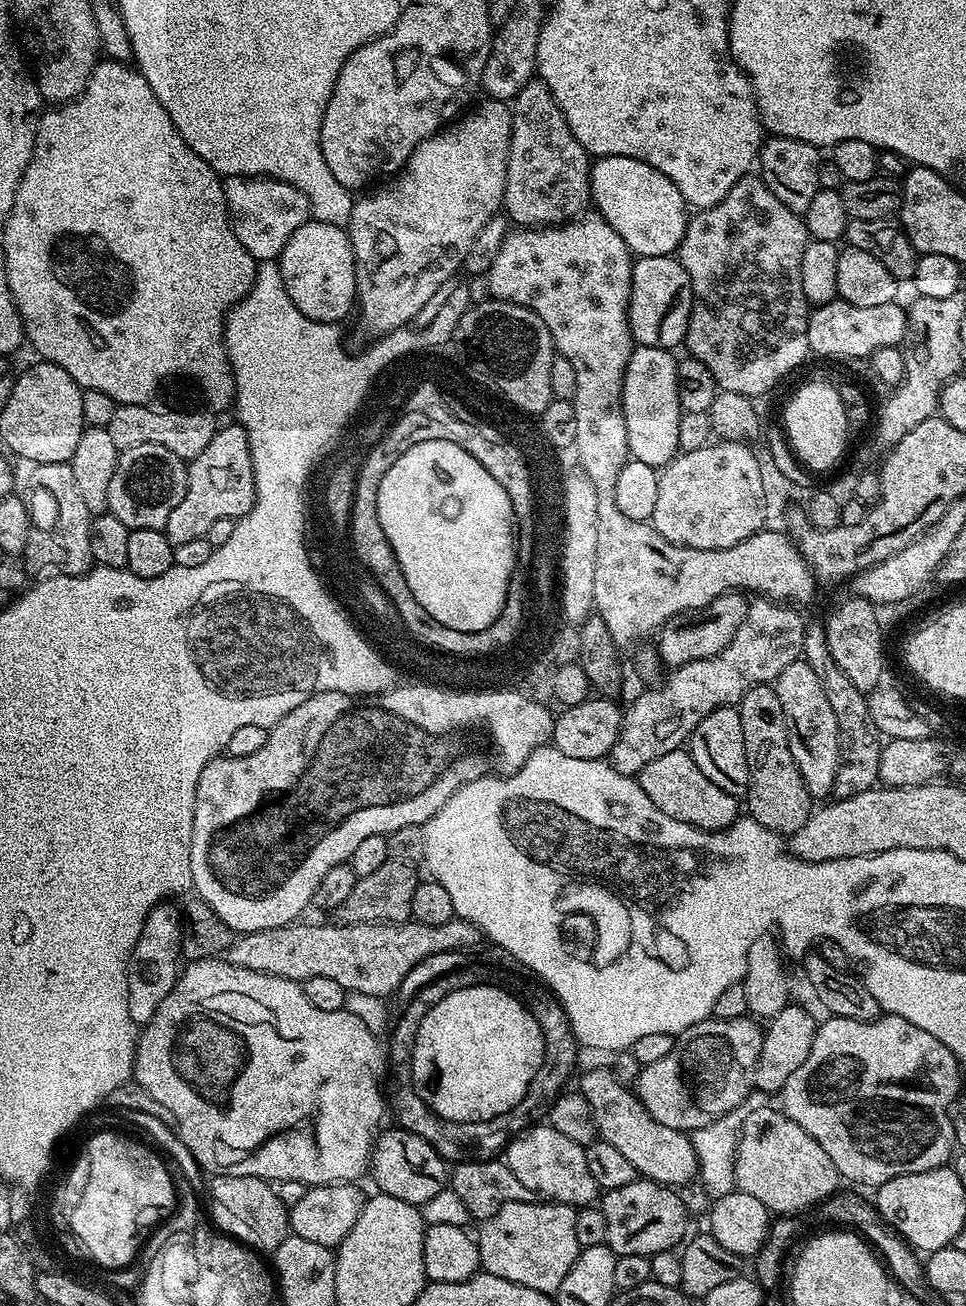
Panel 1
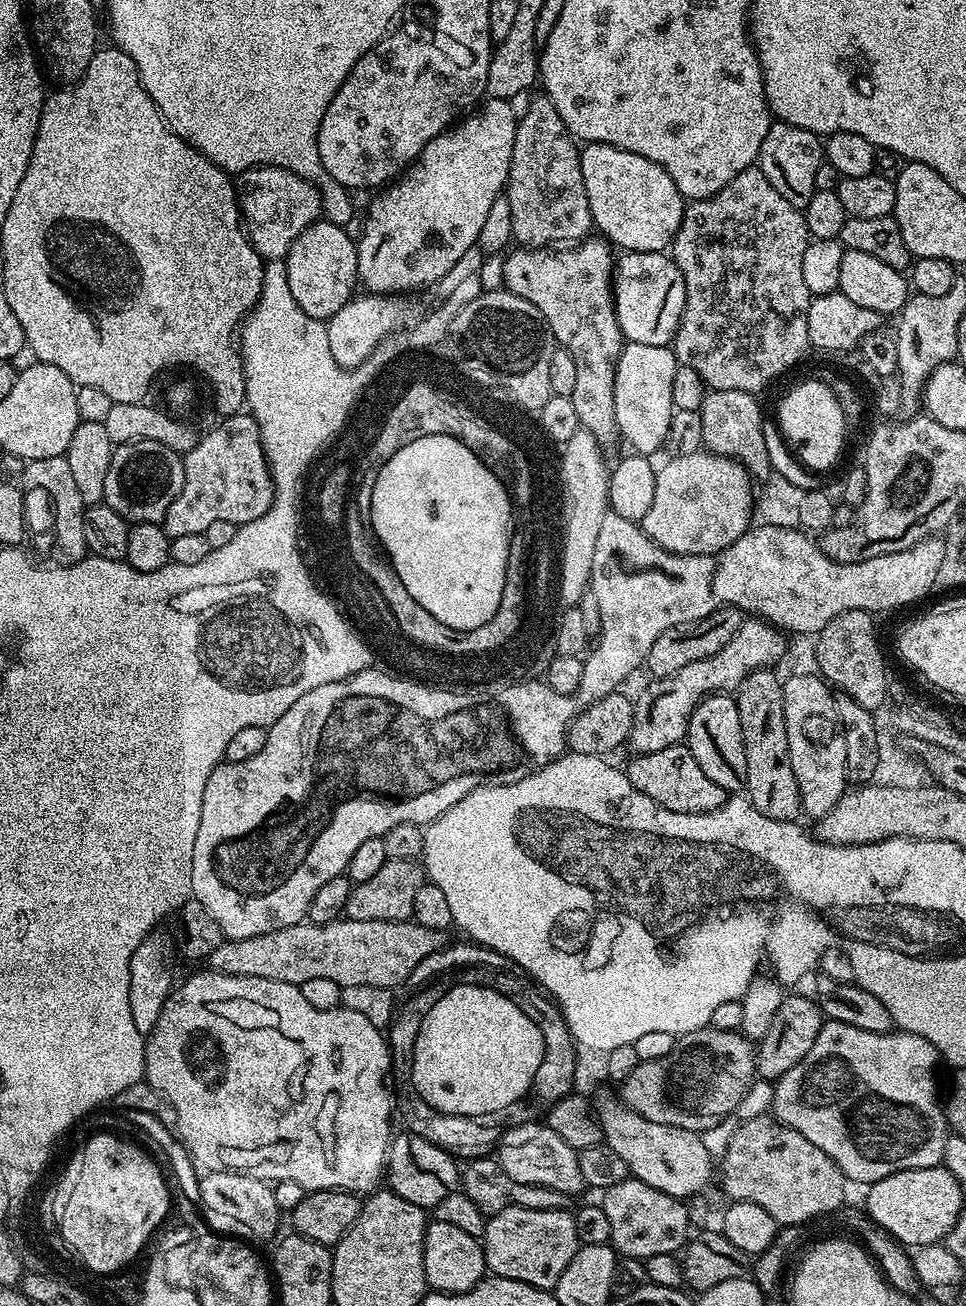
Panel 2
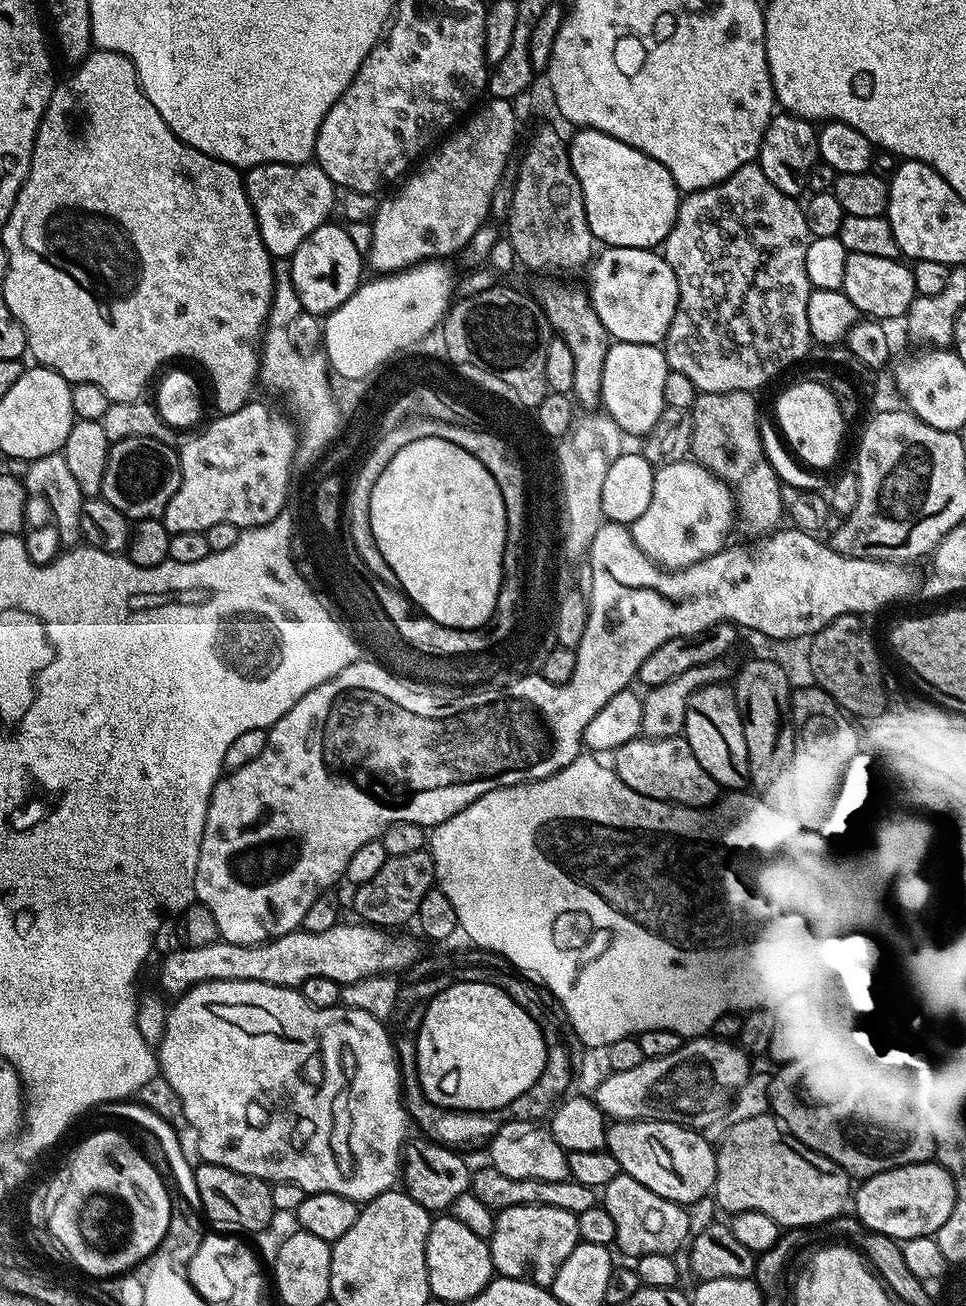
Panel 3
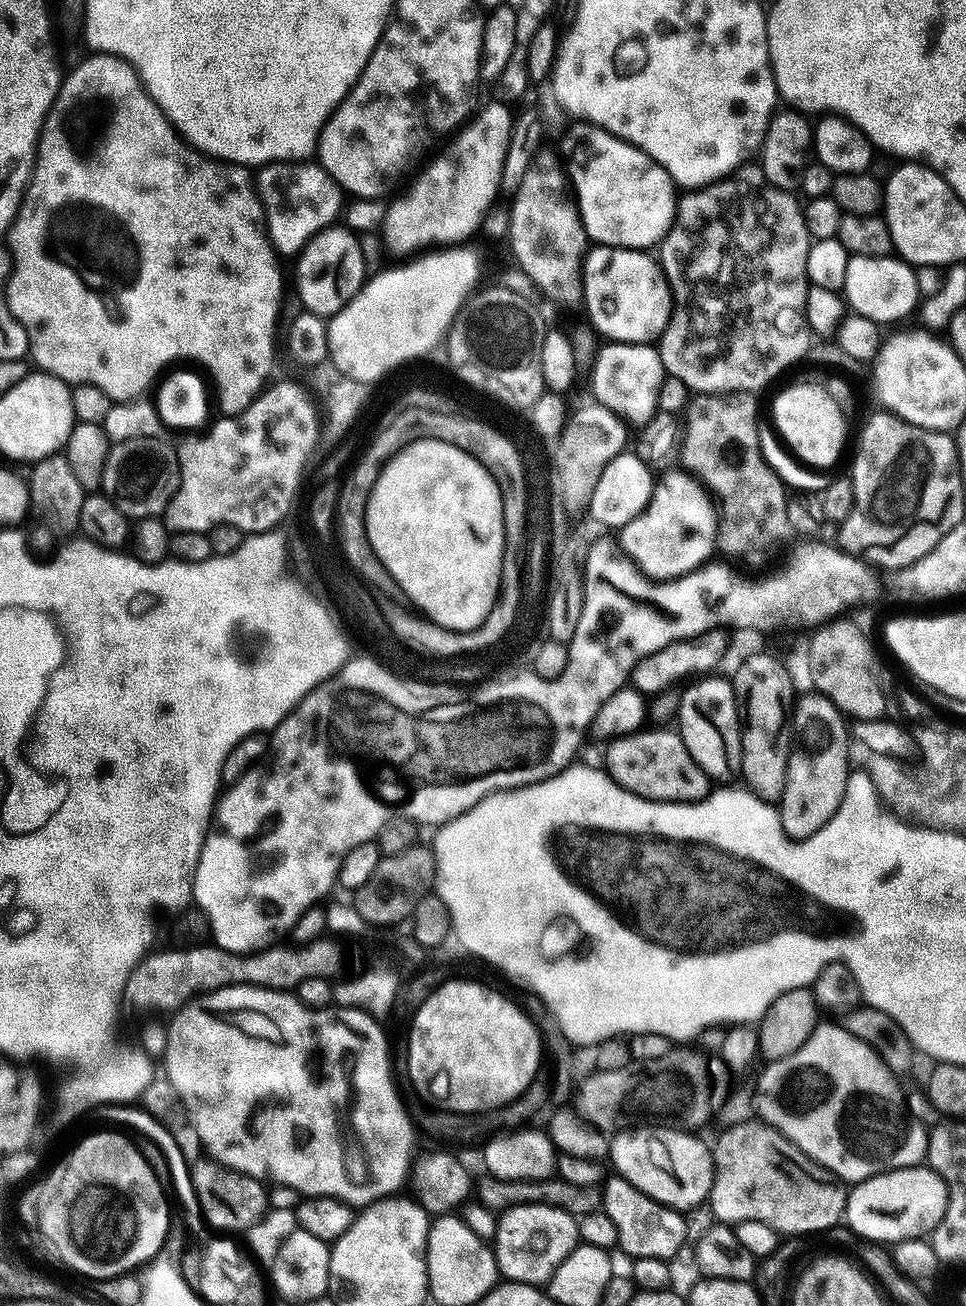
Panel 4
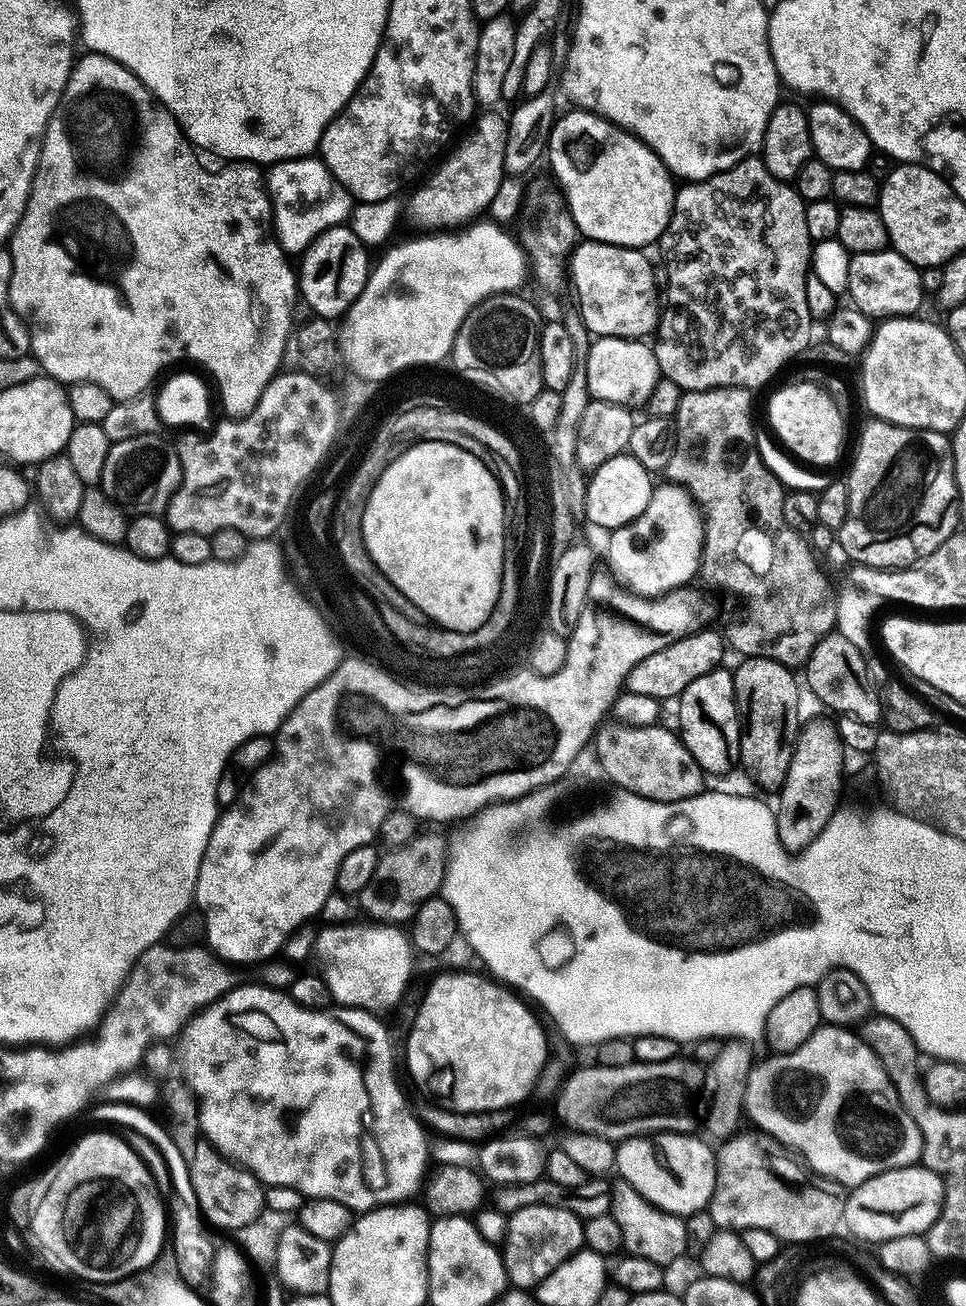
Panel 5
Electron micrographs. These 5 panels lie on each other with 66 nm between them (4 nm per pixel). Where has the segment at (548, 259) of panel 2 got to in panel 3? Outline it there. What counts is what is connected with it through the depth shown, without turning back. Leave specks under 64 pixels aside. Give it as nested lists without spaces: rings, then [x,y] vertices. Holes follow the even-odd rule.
[[[544,284],[540,288],[538,303],[544,310],[544,317],[548,319],[551,331],[559,339],[570,346],[570,354],[574,354],[574,386],[571,395],[575,403],[580,404],[584,410],[601,403],[602,393],[600,387],[604,381],[604,363],[610,347],[610,337],[606,326],[598,318],[594,310],[589,293],[580,288],[567,288],[562,284]]]

